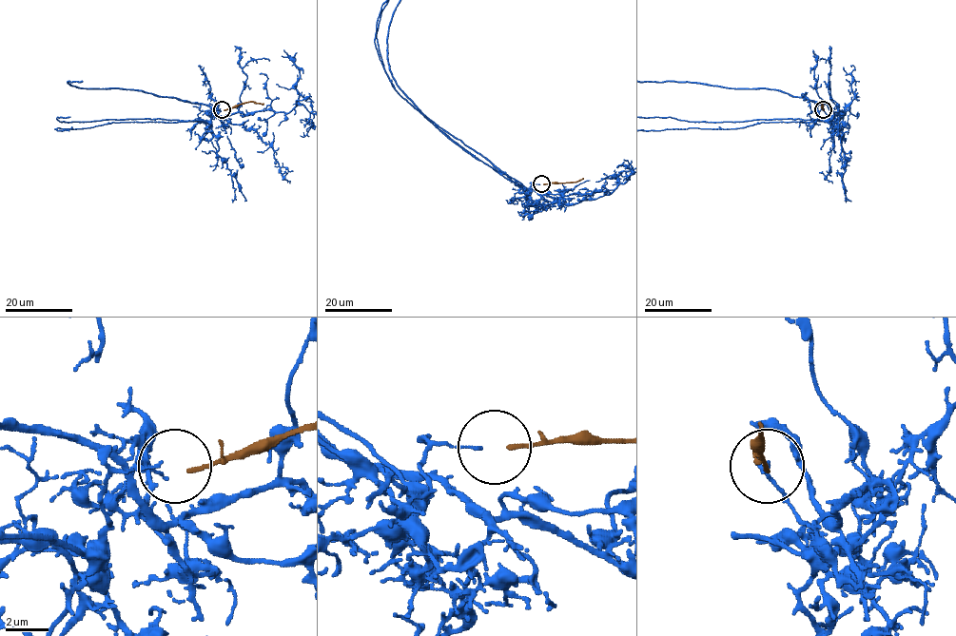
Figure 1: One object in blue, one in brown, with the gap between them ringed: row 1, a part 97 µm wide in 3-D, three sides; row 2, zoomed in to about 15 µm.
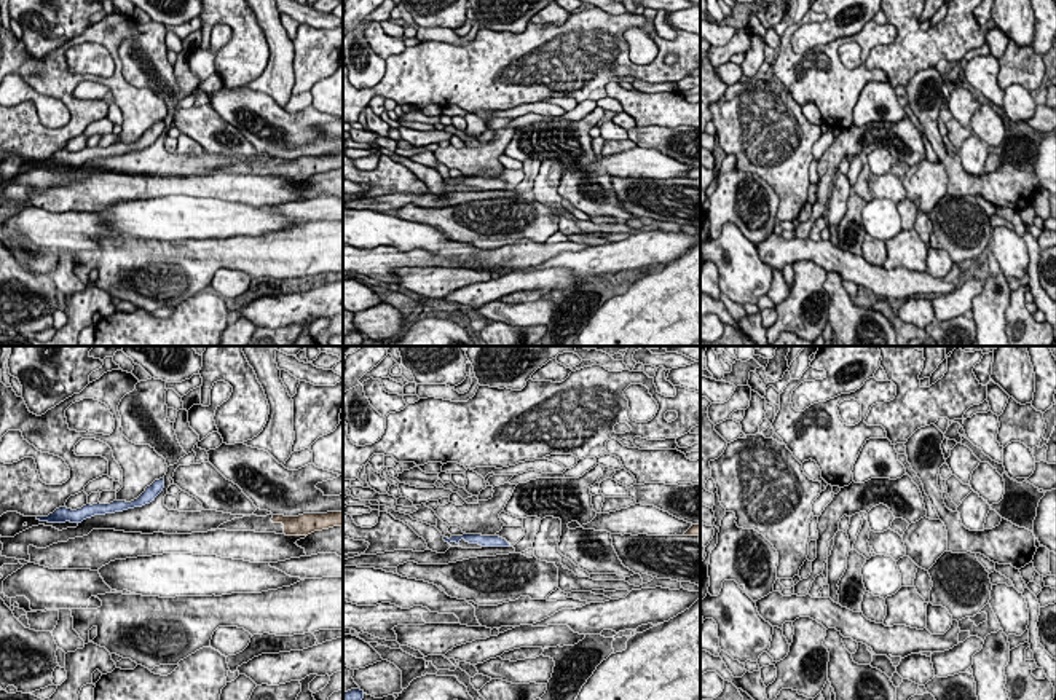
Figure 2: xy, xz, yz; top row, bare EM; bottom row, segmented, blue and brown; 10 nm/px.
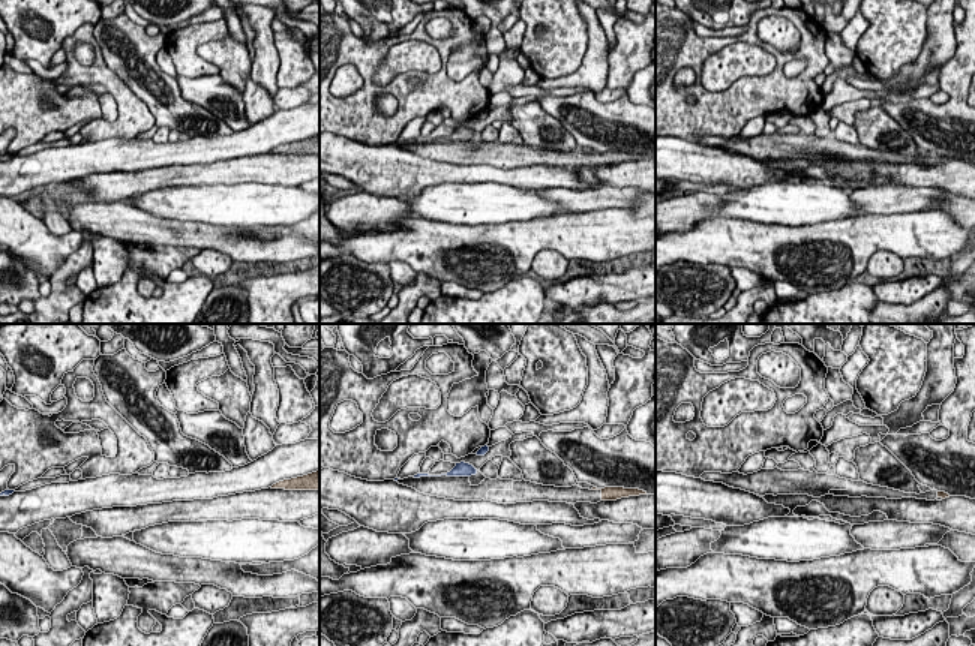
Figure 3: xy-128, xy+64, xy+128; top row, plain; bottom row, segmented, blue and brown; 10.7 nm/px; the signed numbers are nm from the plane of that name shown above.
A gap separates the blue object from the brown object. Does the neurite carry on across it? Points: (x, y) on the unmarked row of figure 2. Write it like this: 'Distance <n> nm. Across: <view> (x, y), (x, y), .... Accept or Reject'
Distance 1150 nm. Across: xy (163, 129), (271, 161). Reject

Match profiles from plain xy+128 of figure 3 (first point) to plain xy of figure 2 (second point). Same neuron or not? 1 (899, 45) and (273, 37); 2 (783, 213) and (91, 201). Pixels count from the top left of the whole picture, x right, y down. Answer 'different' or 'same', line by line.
1: different
2: different

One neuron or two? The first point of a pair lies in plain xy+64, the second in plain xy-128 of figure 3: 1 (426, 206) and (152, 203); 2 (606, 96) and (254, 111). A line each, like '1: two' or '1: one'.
1: one
2: two

